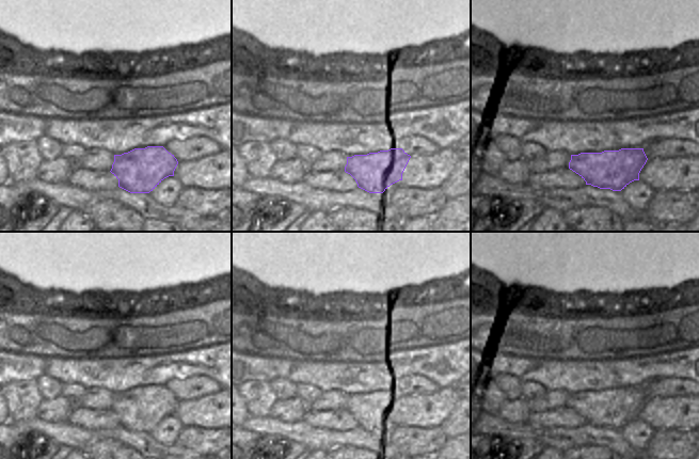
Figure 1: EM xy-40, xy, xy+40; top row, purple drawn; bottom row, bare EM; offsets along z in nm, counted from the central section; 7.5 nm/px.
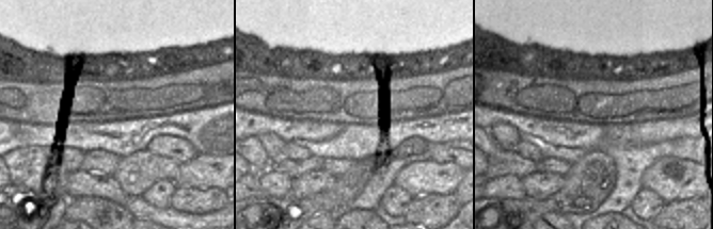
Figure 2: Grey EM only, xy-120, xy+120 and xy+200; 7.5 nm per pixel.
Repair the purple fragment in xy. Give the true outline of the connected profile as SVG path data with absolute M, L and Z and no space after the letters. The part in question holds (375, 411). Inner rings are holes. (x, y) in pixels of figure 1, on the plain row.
M402 387L354 394L347 396L345 411L355 418L359 427L369 432L383 432L391 424L402 420L410 397Z

